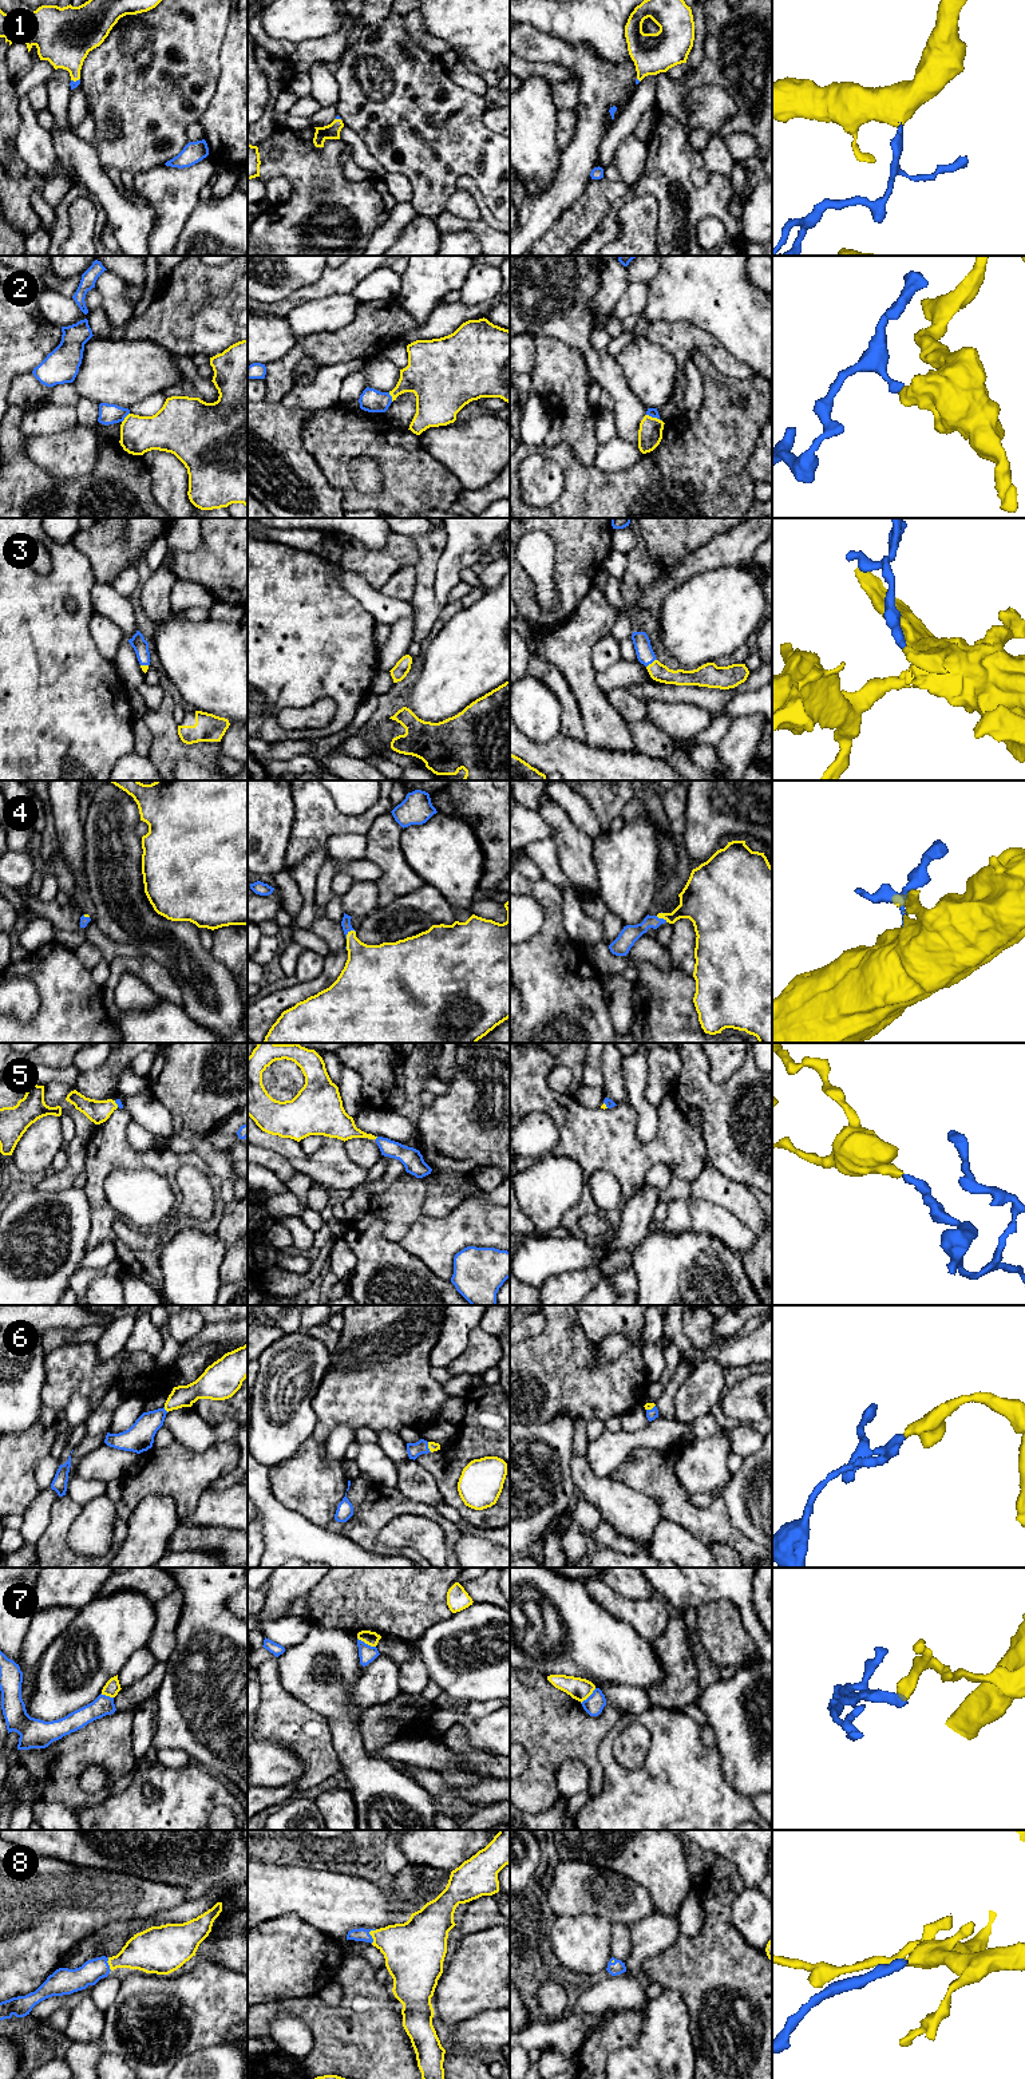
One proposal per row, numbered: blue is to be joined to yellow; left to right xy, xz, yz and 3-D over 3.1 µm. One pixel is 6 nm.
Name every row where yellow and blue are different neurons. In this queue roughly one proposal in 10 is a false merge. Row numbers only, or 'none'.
2, 7

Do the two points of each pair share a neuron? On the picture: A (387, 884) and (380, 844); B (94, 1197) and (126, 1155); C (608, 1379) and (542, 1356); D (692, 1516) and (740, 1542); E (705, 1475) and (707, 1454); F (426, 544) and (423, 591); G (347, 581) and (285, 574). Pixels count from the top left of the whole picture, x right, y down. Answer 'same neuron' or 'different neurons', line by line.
A: same neuron
B: same neuron
C: same neuron
D: same neuron
E: same neuron
F: same neuron
G: different neurons

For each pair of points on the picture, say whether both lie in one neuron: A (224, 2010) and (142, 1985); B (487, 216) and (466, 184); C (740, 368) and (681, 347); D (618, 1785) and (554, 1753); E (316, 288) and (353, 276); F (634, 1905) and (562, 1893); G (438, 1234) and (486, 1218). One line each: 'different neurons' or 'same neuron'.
A: same neuron
B: same neuron
C: same neuron
D: different neurons
E: same neuron
F: same neuron
G: same neuron

